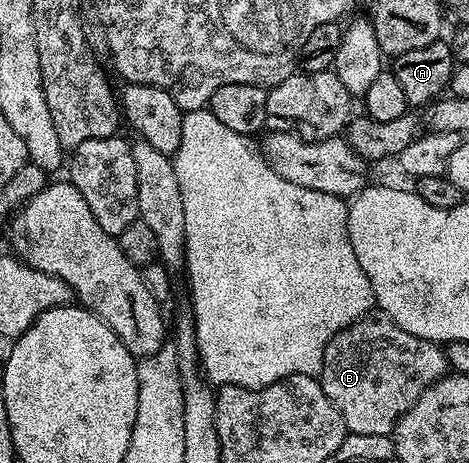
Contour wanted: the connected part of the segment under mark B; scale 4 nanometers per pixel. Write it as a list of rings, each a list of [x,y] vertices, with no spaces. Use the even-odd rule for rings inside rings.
[[[367,314],[352,322],[343,332],[338,332],[324,350],[320,379],[324,394],[340,410],[347,433],[356,436],[390,436],[398,420],[436,381],[447,375],[445,351],[432,340],[421,340],[408,330],[400,330],[396,322],[381,314]]]

